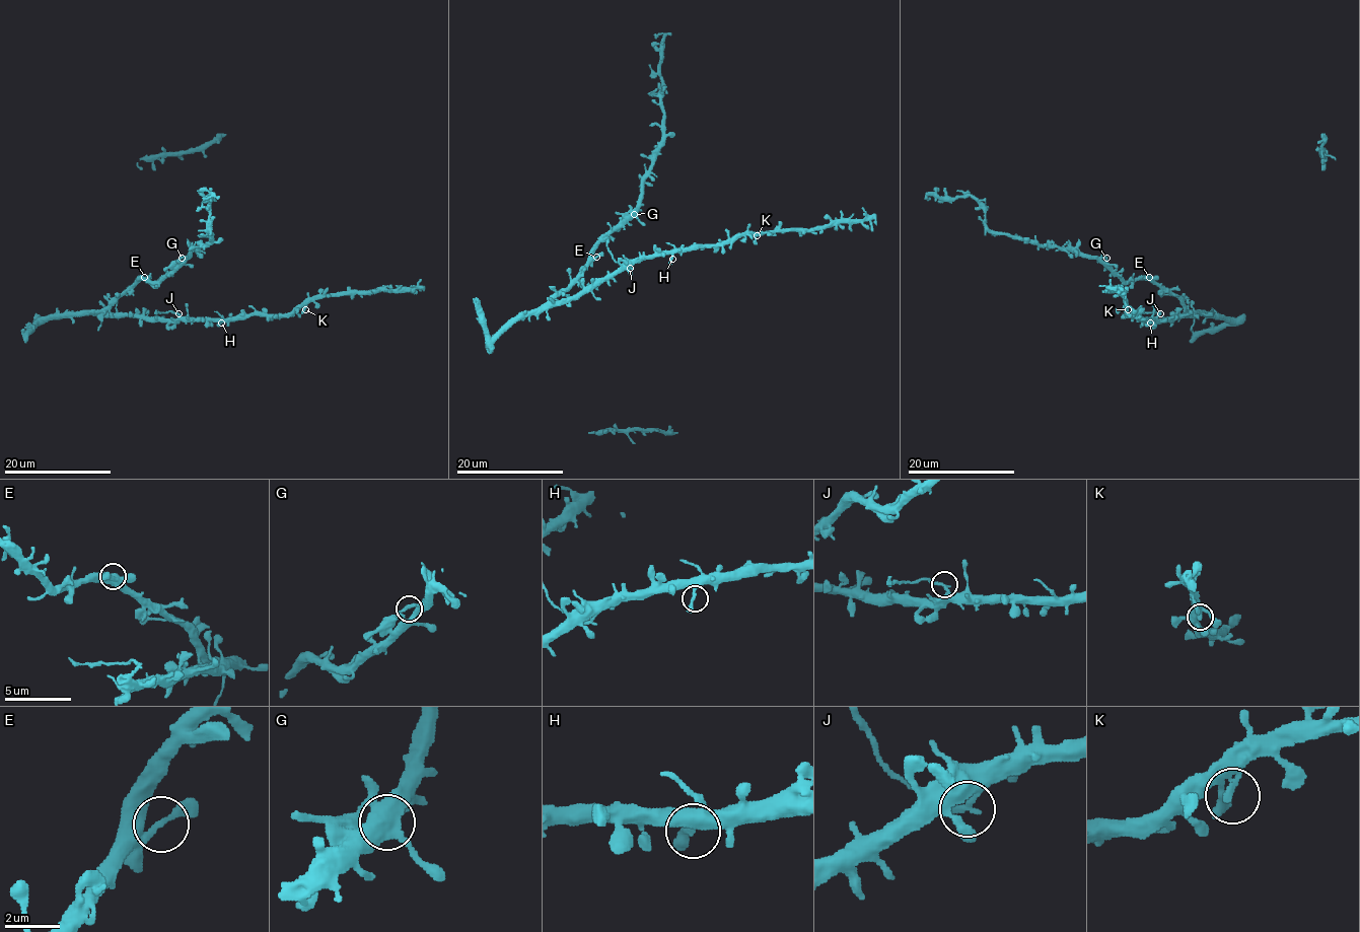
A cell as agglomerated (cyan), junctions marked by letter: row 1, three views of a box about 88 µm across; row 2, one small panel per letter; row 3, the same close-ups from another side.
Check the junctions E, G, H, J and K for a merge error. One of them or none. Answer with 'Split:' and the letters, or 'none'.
Split: J

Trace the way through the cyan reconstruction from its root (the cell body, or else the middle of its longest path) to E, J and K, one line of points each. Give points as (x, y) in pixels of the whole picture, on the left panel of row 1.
E: (115, 302), (144, 277)
J: (115, 302), (119, 313), (167, 319), (176, 319), (177, 313)
K: (115, 302), (119, 313), (167, 319), (234, 319), (253, 314), (286, 314), (302, 306), (305, 309)

